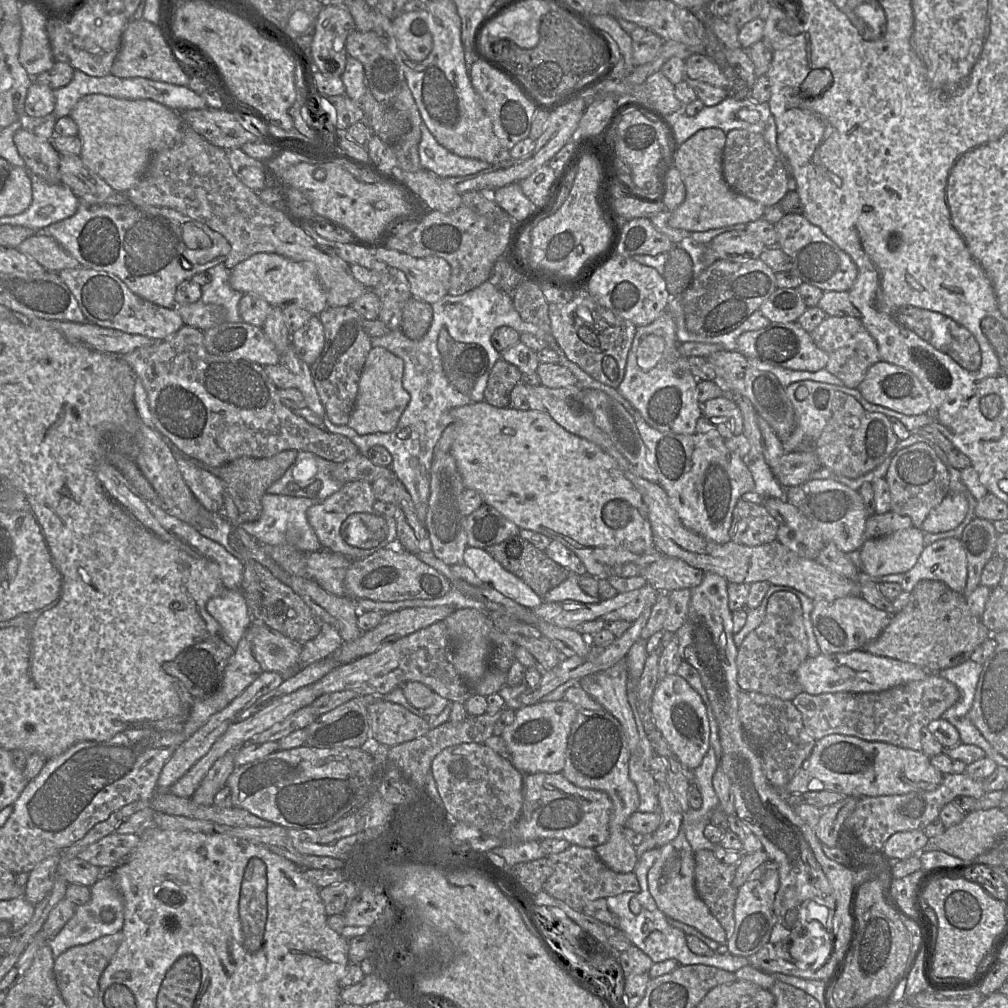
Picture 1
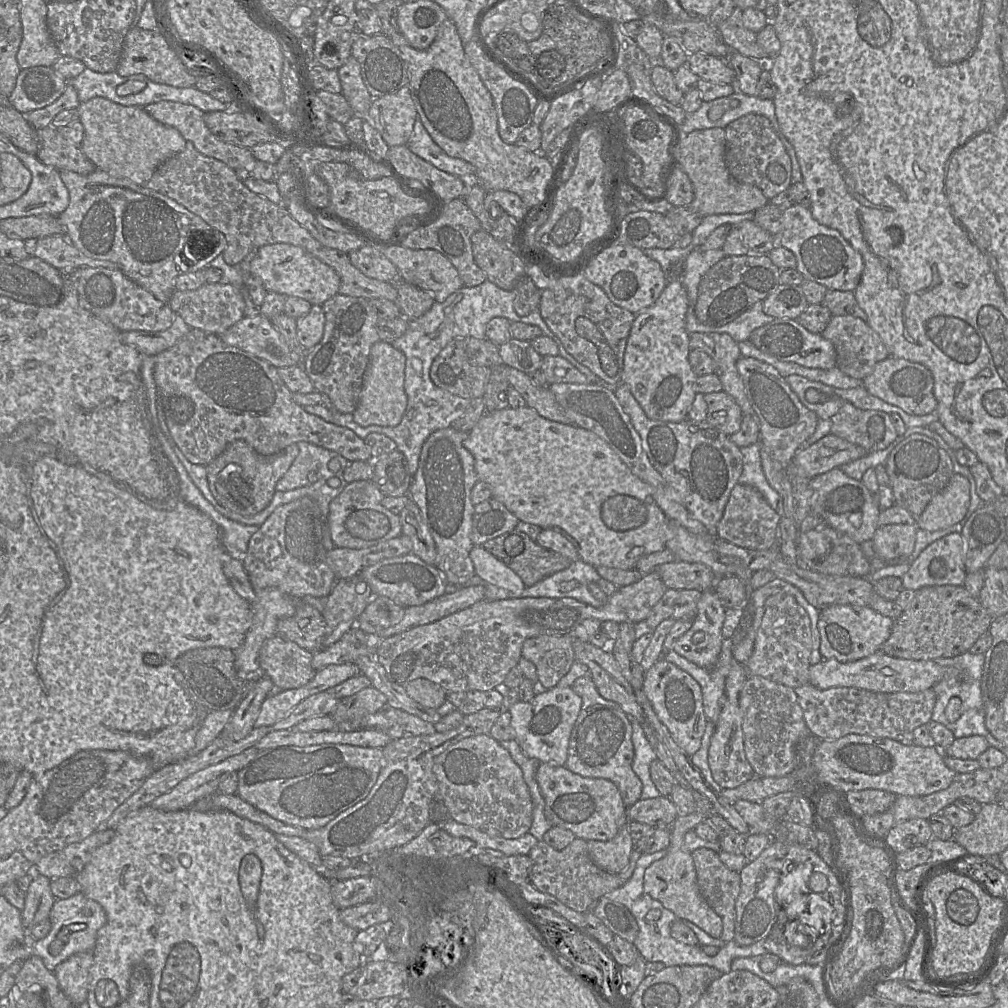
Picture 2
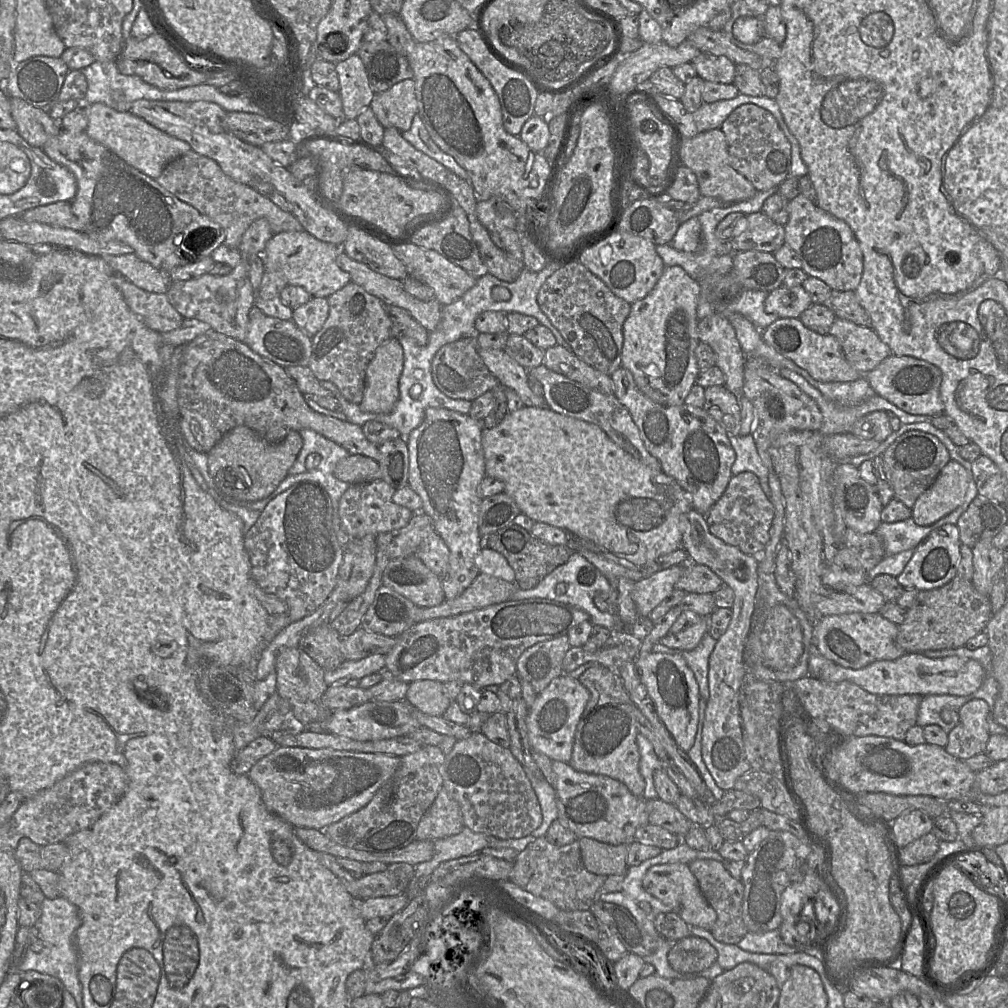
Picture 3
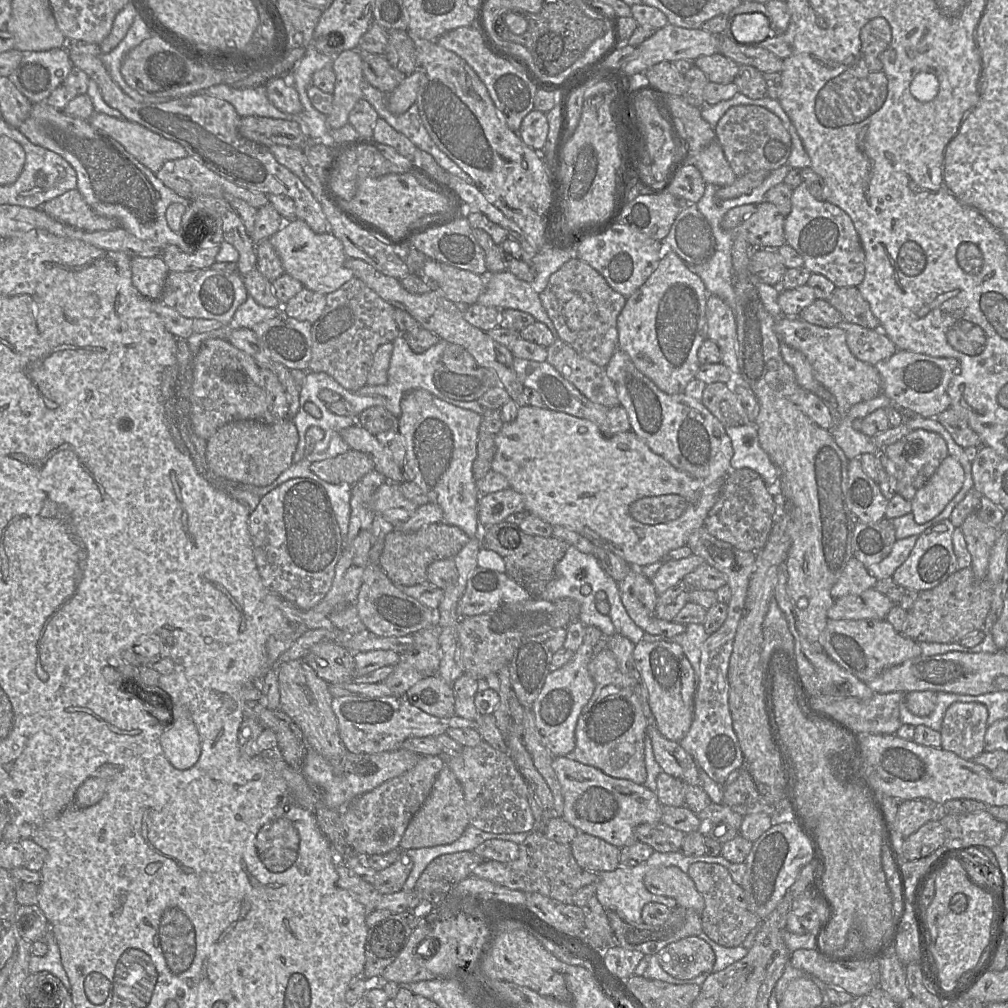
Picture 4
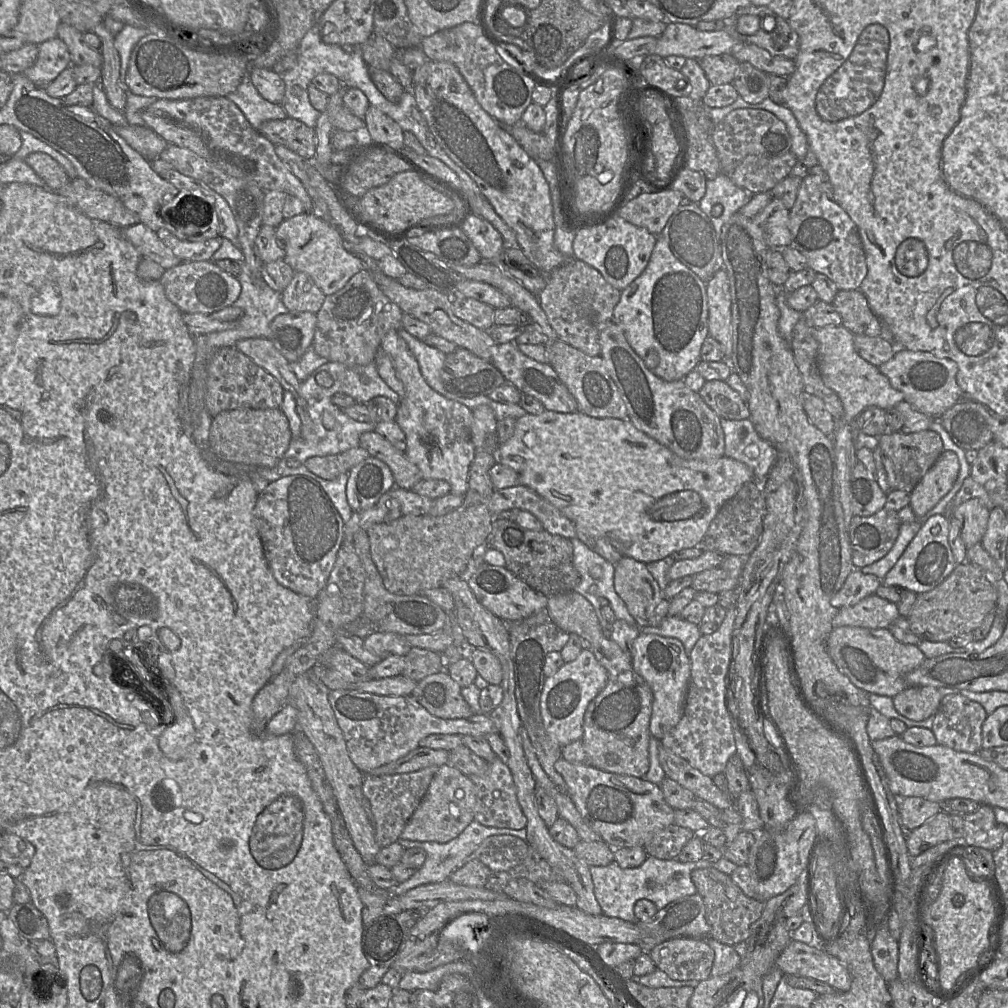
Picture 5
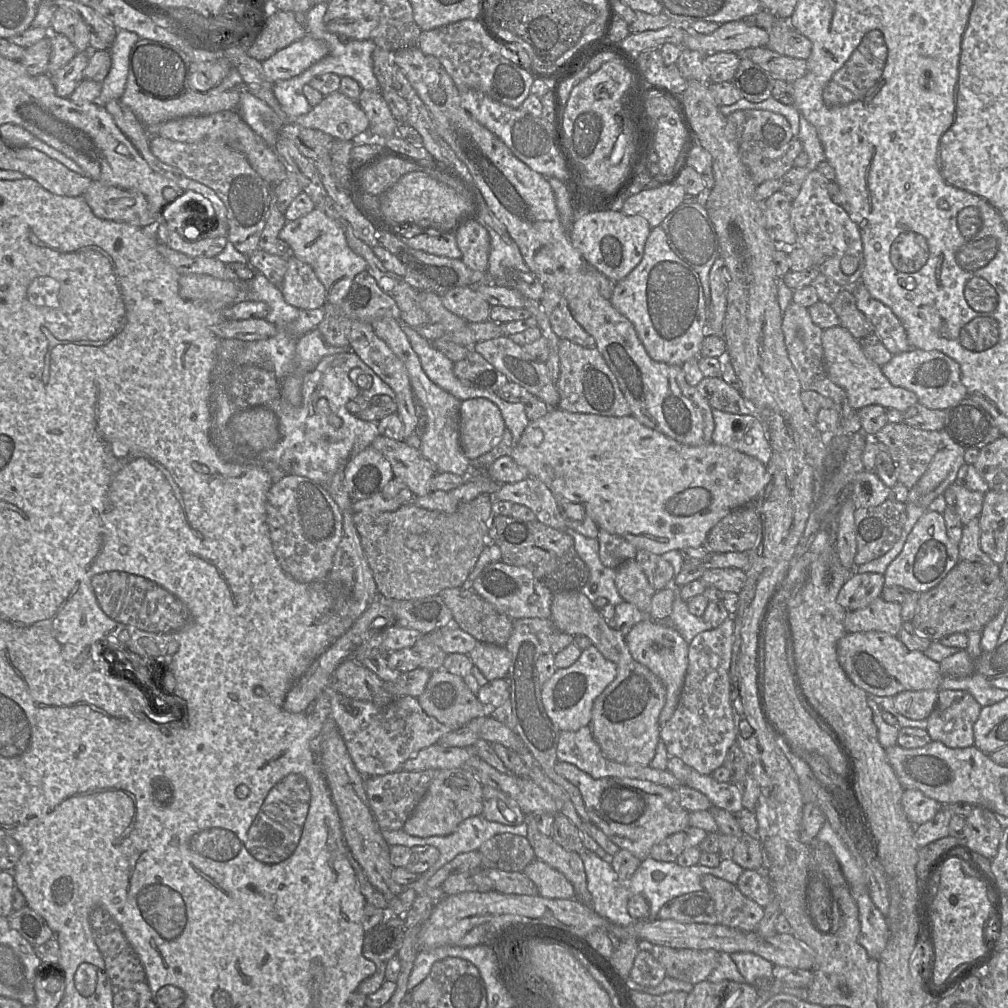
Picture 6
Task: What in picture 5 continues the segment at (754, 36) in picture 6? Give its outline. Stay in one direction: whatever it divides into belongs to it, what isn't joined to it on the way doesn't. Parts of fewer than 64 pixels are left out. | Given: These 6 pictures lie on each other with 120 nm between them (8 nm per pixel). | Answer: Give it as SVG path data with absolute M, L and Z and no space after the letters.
M667 23L664 32L657 38L652 54L663 58L679 55L685 58L700 60L705 56L731 53L735 46L743 43L732 37L725 29L715 31L701 31L693 25L684 23Z

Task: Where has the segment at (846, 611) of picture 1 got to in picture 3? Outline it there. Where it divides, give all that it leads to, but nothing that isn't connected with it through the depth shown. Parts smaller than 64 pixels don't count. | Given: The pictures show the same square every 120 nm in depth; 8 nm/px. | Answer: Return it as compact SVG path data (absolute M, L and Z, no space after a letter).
M846 613L821 617L814 625L813 645L827 659L845 668L861 669L879 660L895 660L906 652L896 641L898 625L879 613Z

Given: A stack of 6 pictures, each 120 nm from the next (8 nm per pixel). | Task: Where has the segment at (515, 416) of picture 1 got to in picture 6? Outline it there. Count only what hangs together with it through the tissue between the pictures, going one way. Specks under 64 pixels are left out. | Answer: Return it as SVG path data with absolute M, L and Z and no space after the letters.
M551 408L543 417L529 422L519 442L512 446L508 455L518 465L528 470L529 477L542 481L555 497L562 497L568 501L582 504L587 515L596 523L599 529L604 529L611 534L624 538L637 550L647 550L656 555L662 555L671 550L702 546L709 531L722 518L734 509L756 500L769 482L766 466L752 456L714 442L701 446L683 445L656 430L644 426L632 415L623 417L600 416Z

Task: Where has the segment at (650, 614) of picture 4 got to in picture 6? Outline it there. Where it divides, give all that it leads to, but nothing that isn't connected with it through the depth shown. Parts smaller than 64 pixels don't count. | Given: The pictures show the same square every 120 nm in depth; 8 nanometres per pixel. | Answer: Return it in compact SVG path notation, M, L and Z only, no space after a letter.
M626 560L615 570L615 585L620 596L649 616L651 600L656 591L637 560Z

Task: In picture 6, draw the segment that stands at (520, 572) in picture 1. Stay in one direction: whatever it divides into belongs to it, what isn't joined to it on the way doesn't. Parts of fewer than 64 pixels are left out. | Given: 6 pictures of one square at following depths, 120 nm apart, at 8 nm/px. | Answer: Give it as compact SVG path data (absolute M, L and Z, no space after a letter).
M492 516L488 526L487 542L499 547L501 562L511 566L527 567L553 594L580 591L589 580L589 568L576 552L573 538L566 532L547 526L537 519L523 521L512 516Z

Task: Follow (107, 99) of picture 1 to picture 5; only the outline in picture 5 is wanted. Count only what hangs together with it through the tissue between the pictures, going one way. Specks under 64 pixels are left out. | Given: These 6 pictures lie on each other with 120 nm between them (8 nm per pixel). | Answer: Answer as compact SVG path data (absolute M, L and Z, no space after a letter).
M114 126L114 131L126 143L149 161L156 160L168 146L168 142L147 126Z

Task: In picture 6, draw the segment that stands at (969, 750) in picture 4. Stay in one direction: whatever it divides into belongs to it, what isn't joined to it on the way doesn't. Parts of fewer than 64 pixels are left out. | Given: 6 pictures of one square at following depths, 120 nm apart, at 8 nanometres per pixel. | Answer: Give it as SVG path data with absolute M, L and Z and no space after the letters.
M938 690L937 704L927 718L927 733L932 741L939 741L949 748L967 748L974 745L973 726L982 706L965 690Z

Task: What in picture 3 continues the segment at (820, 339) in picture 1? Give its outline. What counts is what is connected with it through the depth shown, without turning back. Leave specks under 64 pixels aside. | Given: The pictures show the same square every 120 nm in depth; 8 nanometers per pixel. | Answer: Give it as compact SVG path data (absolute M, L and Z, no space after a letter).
M836 318L829 334L839 342L848 363L862 374L873 370L881 361L892 355L890 347L871 327Z

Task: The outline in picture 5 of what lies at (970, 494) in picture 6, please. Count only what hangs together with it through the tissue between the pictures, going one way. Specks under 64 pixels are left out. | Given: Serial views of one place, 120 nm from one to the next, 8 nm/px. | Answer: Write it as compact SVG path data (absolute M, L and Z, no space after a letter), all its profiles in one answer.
M970 499L953 511L959 521L962 540L967 548L981 543L987 530L990 510L978 499Z

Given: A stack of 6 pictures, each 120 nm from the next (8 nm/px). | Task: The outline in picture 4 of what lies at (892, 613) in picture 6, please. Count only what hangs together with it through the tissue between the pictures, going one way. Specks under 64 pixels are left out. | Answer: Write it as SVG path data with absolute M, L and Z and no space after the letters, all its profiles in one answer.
M875 588L858 595L847 595L834 600L827 616L832 620L886 620L895 604Z

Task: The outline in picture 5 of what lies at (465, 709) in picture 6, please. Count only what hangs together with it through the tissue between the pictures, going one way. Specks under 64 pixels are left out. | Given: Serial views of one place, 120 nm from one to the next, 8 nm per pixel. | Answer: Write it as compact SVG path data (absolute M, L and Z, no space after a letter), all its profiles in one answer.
M445 670L419 681L411 696L430 714L442 719L460 719L473 715L461 694L461 687Z

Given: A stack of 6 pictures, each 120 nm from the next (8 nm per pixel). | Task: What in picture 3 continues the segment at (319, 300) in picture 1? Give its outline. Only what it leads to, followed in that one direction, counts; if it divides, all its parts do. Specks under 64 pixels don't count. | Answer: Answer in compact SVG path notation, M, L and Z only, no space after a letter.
M307 231L281 232L268 240L262 253L264 271L283 273L287 284L304 288L311 297L328 298L351 282L351 276L336 263L339 246L318 240Z

